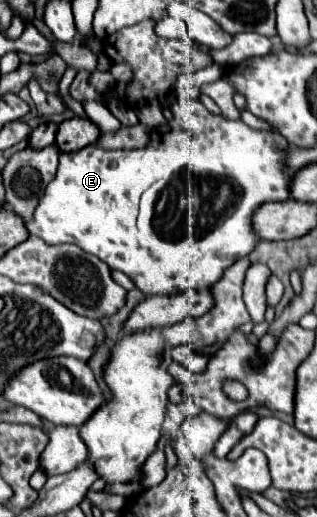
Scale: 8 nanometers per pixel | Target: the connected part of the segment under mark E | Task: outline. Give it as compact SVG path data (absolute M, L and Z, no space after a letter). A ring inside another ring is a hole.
M182 100L178 104L172 106L172 114L174 118L168 122L168 126L160 132L158 130L152 130L150 136L152 136L152 142L144 148L144 150L104 150L100 148L98 144L90 144L88 148L82 148L80 152L70 152L70 154L62 154L60 156L60 164L58 164L58 172L56 172L56 178L48 184L46 192L44 192L44 198L40 200L36 212L34 212L34 220L26 226L30 234L42 238L44 242L48 244L76 244L80 246L84 252L90 252L94 256L98 256L100 260L104 260L110 268L116 268L116 270L122 270L124 274L128 274L136 288L144 294L144 296L154 296L154 294L160 294L160 296L174 296L174 294L180 294L180 292L188 292L188 290L200 290L200 288L210 288L214 282L218 282L224 274L224 270L228 266L232 266L238 258L242 256L248 256L254 246L256 246L256 236L250 228L250 216L252 212L264 204L264 202L282 202L282 200L288 200L290 194L288 194L288 184L290 184L290 178L292 174L286 172L286 168L282 166L282 160L284 160L284 152L288 148L288 140L284 136L280 136L278 132L264 132L264 130L252 130L248 128L244 122L234 122L234 120L226 120L224 116L214 116L210 114L200 102L196 100ZM158 180L166 180L166 190L168 190L168 198L166 198L166 214L155 214L155 204L158 198L146 198L146 216L140 216L140 196Z

